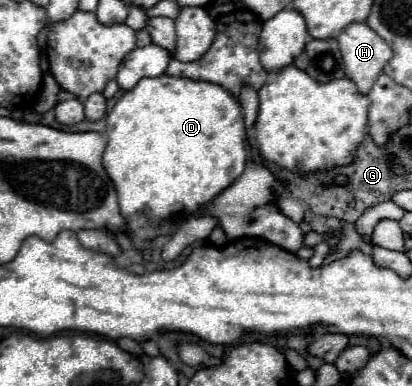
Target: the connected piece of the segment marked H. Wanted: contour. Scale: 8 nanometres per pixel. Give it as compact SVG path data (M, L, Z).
M351 23L337 37L345 63L345 73L355 81L359 93L369 93L379 73L393 57L393 49L367 25Z

